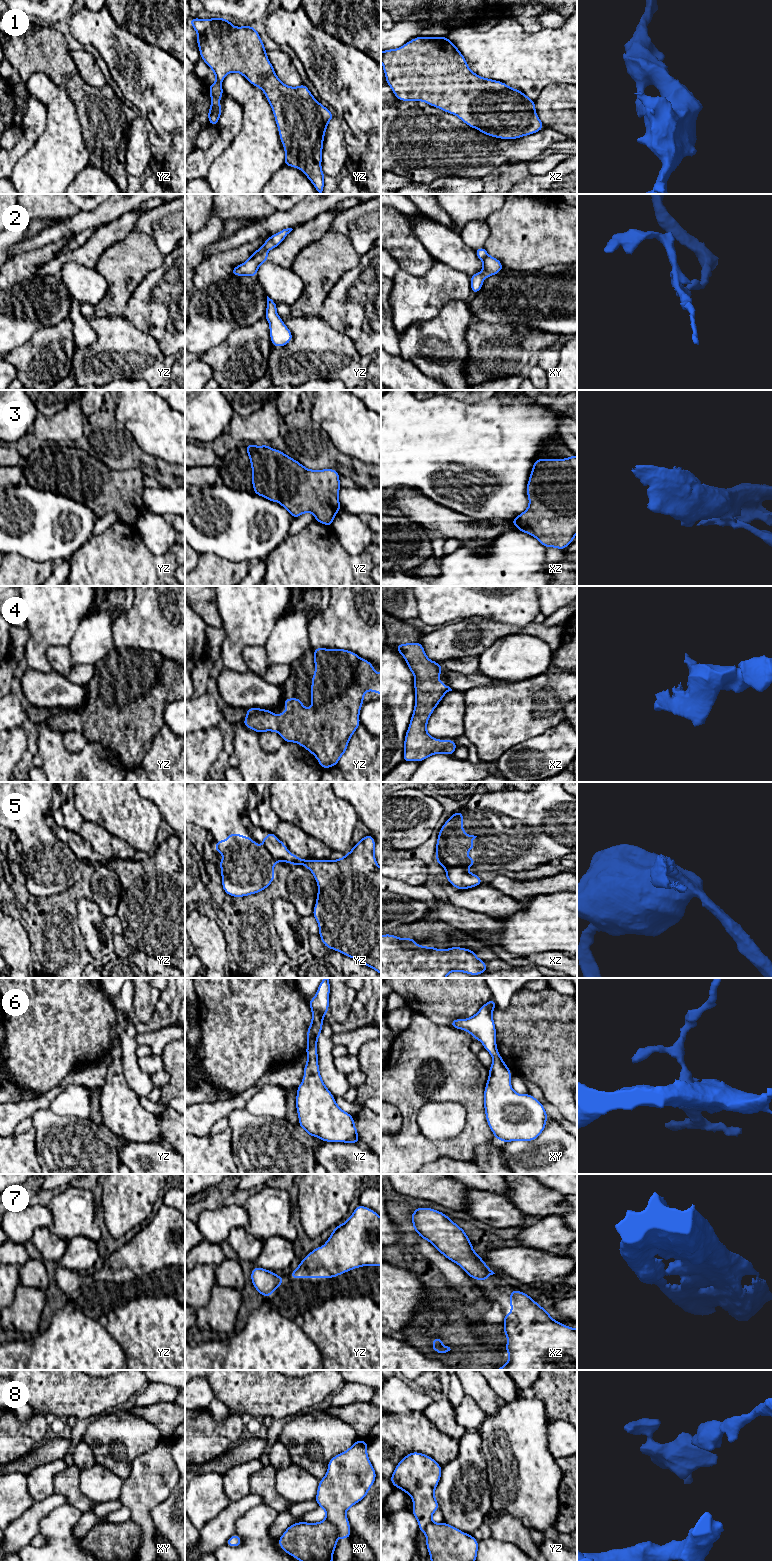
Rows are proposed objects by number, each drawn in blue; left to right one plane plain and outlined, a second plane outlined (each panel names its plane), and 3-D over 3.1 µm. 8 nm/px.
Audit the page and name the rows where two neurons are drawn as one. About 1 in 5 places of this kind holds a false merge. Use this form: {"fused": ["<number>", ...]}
{"fused": ["2", "5", "8"]}

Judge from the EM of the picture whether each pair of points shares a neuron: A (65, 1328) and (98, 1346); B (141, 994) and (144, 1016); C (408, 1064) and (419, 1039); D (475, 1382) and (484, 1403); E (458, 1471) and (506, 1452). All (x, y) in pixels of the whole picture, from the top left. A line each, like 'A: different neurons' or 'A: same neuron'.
A: same neuron
B: same neuron
C: same neuron
D: same neuron
E: different neurons

